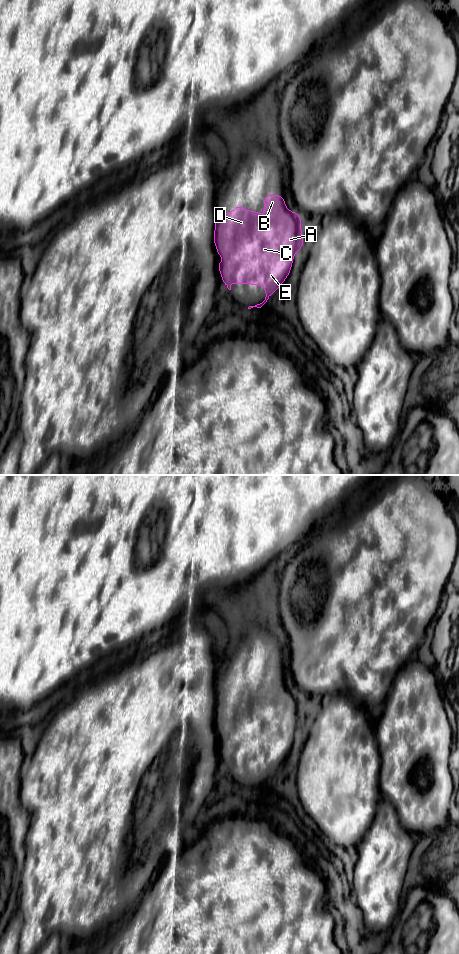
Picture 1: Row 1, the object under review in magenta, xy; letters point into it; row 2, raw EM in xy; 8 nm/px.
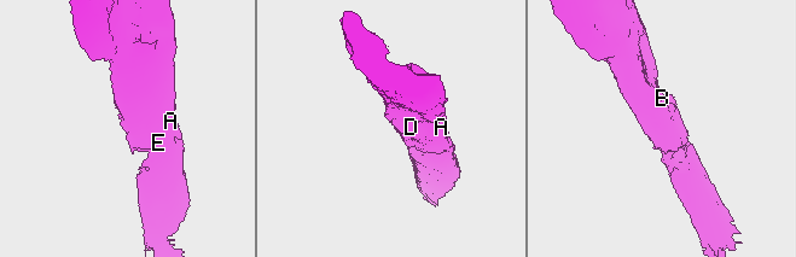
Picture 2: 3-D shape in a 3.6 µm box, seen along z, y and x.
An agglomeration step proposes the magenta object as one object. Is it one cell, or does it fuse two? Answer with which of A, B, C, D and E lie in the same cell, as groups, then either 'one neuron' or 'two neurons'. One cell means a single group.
groups A B C D E; one neuron

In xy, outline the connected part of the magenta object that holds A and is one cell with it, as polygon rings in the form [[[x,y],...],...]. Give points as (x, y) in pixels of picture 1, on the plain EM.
[[[266,675],[263,683],[265,687],[265,695],[262,696],[256,691],[247,691],[242,685],[234,688],[232,693],[216,693],[215,697],[215,712],[214,712],[214,725],[217,726],[217,733],[220,737],[225,737],[226,739],[218,743],[218,749],[220,750],[223,763],[231,770],[231,762],[236,764],[253,764],[253,765],[263,765],[265,767],[266,777],[265,780],[255,786],[249,786],[248,789],[253,787],[261,788],[269,779],[269,777],[280,767],[284,760],[288,757],[289,752],[292,747],[294,734],[298,732],[303,726],[303,715],[301,712],[301,698],[298,693],[290,692],[285,686],[285,681],[281,675]]]

